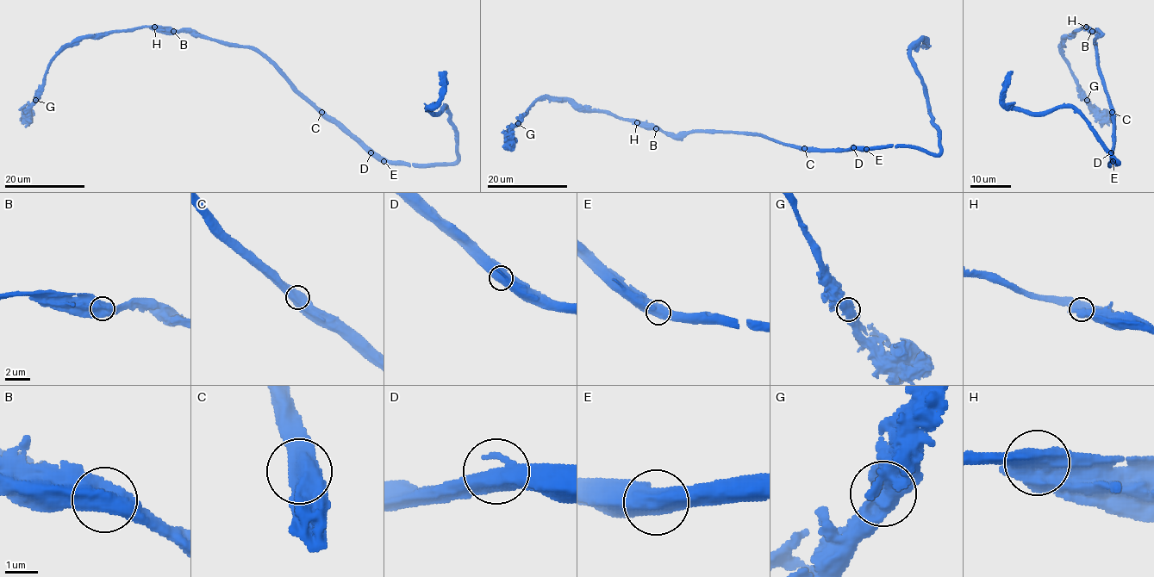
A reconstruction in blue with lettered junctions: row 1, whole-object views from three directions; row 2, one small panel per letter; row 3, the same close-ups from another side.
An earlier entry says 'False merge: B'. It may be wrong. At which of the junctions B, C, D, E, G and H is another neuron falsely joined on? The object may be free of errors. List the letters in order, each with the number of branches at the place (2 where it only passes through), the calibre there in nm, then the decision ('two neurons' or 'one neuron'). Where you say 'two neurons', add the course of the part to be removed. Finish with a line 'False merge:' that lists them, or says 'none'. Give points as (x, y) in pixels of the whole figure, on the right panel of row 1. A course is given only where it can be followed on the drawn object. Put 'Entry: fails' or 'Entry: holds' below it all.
B: branches 2; calibre 700 nm; one neuron
C: branches 2; calibre 650 nm; one neuron
D: branches 2; calibre 700 nm; one neuron
E: branches 2; calibre 650 nm; one neuron
G: branches 2; calibre 650 nm; one neuron
H: branches 2; calibre 750 nm; one neuron
False merge: none
Entry: fails

